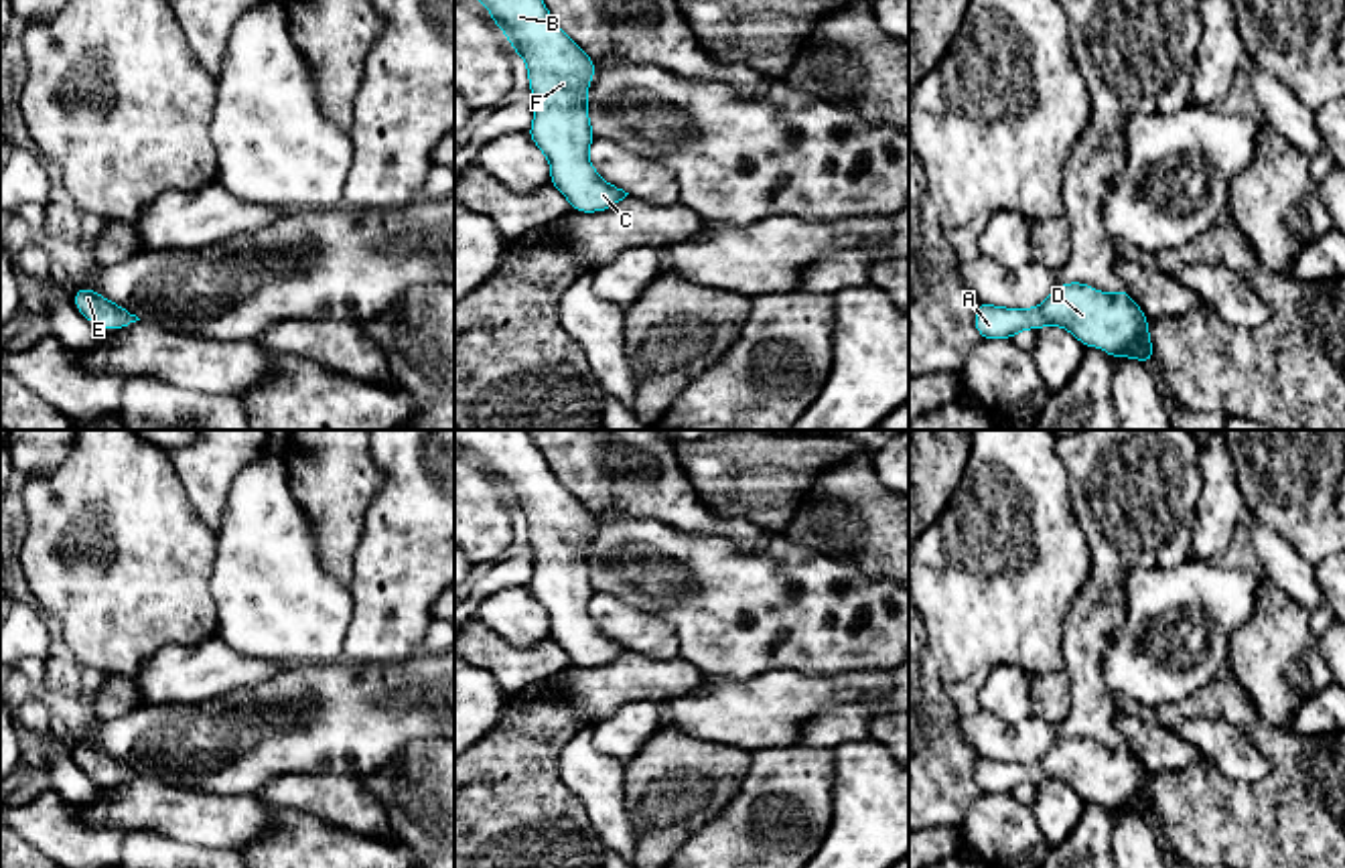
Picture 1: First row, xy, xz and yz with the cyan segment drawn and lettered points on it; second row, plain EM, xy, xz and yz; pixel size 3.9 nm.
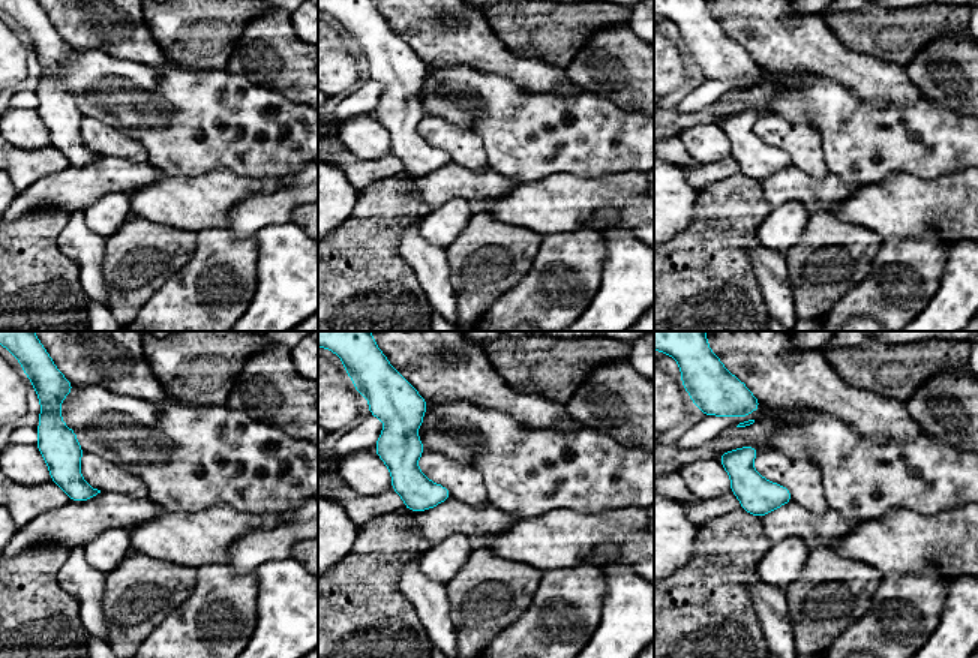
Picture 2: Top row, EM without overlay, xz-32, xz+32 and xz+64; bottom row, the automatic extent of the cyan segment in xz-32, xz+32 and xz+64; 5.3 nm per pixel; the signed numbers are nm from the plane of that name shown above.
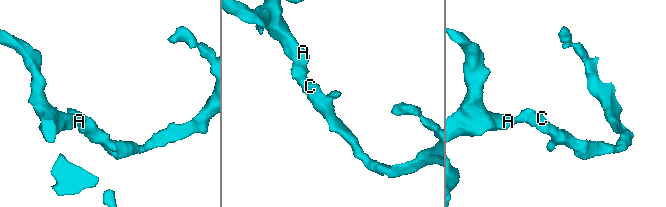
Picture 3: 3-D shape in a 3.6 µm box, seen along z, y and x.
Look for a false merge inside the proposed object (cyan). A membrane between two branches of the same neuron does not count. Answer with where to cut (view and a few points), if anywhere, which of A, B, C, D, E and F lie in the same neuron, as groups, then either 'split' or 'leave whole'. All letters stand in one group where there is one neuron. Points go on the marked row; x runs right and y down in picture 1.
no cut; A B C D E F; leave whole

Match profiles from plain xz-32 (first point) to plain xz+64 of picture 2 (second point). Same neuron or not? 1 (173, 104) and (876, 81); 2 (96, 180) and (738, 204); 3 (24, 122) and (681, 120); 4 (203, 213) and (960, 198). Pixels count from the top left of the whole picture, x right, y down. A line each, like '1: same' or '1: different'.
1: different
2: different
3: different
4: same

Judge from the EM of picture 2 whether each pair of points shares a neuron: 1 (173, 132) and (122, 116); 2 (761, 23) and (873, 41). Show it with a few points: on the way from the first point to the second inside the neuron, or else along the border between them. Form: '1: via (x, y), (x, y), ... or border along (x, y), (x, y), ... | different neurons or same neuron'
1: via (161, 126), (150, 116), (134, 116) | same neuron
2: border along (821, 15), (830, 32), (842, 44), (864, 54) | different neurons

